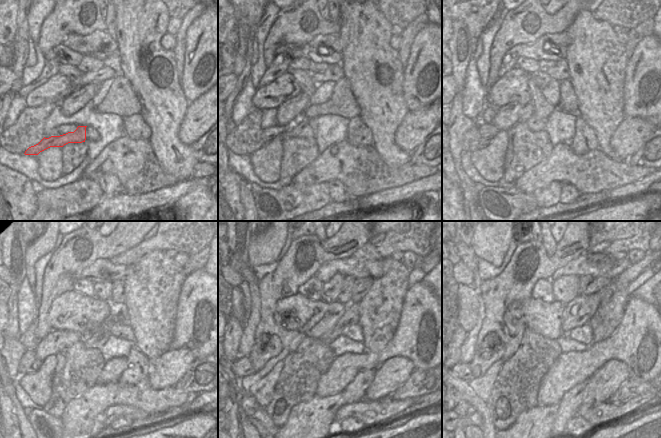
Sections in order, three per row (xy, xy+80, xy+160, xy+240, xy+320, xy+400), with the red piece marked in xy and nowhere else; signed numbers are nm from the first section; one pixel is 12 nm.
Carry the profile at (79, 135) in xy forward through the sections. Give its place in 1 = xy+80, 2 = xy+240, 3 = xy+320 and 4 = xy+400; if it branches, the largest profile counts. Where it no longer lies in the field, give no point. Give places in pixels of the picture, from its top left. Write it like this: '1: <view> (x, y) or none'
1: xy+80 (300, 130)
2: xy+240 (97, 339)
3: xy+320 (350, 315)
4: xy+400 (578, 311)

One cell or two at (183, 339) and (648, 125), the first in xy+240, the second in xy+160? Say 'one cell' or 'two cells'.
two cells

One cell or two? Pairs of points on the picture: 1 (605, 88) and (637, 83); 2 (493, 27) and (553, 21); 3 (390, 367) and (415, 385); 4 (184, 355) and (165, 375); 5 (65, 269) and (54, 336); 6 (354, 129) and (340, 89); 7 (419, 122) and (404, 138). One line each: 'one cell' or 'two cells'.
1: two cells
2: two cells
3: two cells
4: one cell
5: two cells
6: two cells
7: one cell

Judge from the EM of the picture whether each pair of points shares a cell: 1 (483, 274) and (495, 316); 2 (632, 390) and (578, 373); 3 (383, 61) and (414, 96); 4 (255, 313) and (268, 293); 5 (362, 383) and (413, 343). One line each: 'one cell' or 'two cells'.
1: two cells
2: two cells
3: two cells
4: two cells
5: two cells

